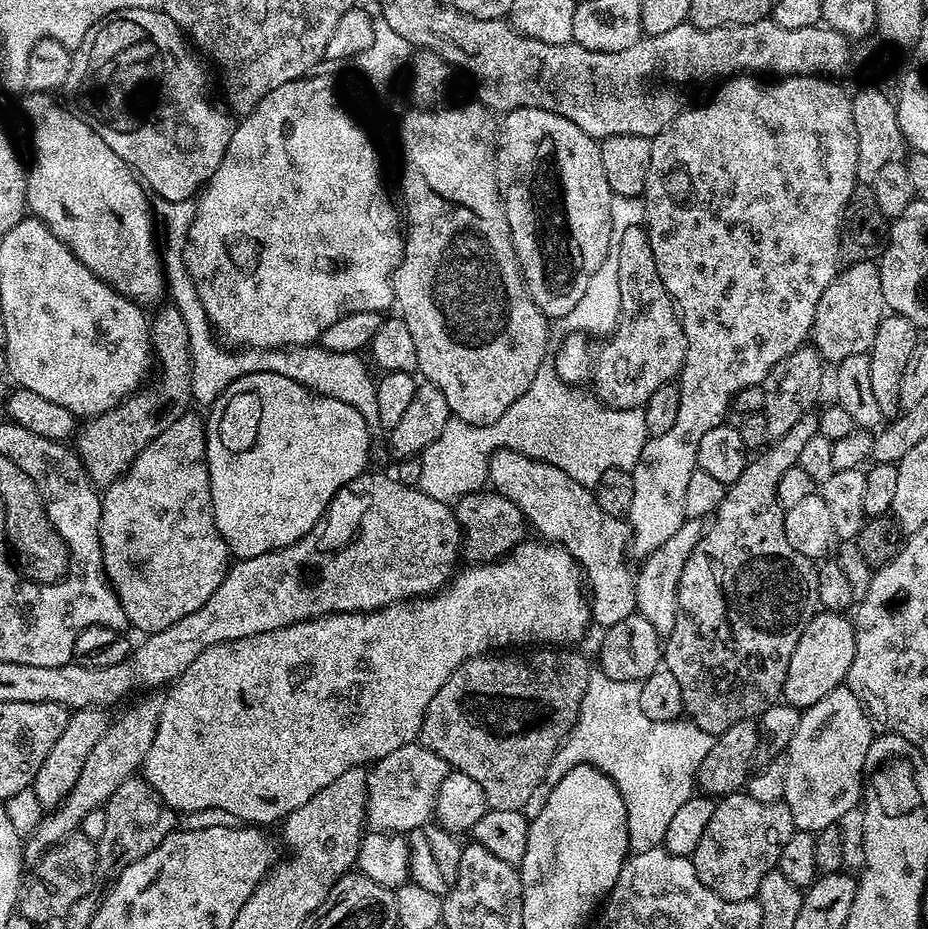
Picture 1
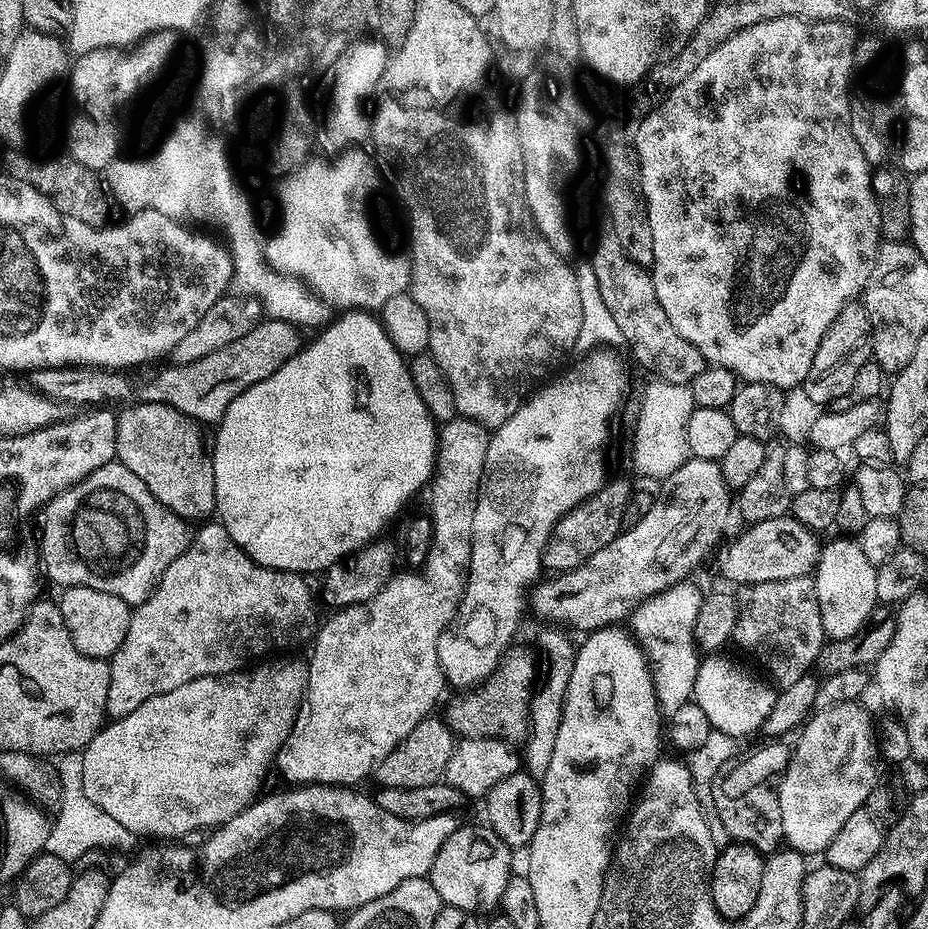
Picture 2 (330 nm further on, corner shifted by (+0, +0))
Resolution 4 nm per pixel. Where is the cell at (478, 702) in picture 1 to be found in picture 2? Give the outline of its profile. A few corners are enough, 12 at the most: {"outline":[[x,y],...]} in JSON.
{"outline":[[509,647],[442,712],[464,738],[523,742],[536,660]]}

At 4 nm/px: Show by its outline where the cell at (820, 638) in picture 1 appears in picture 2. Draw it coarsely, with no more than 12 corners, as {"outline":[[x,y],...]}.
{"outline":[[852,538],[820,550],[814,579],[828,640],[872,619],[876,565]]}

